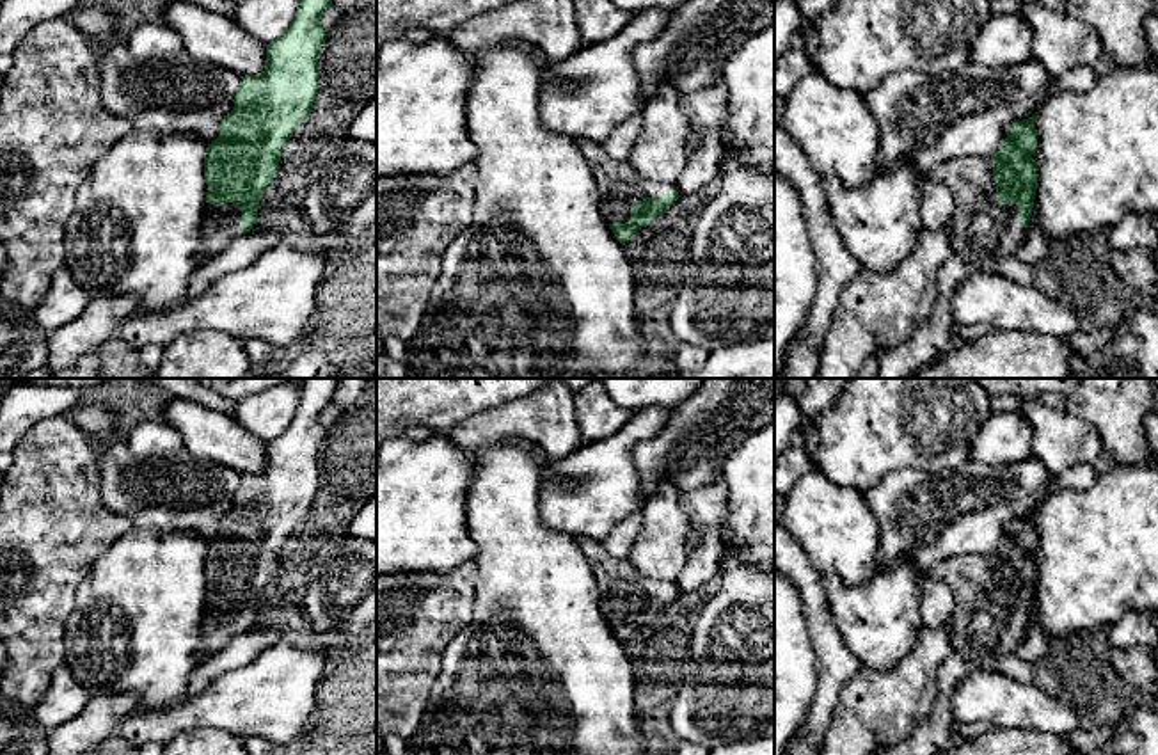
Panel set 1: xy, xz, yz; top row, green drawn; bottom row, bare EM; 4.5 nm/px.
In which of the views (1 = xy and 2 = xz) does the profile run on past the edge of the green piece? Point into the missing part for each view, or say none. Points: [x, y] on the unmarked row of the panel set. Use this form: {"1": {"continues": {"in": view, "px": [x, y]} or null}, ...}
{"1": {"continues": {"in": "xy", "px": [222, 619]}}, "2": {"continues": {"in": "xz", "px": [618, 581]}}}

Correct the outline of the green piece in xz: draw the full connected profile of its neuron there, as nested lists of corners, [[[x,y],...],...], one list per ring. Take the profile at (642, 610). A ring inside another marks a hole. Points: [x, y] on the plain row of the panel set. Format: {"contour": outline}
{"contour": [[[586,538],[579,547],[591,565],[602,613],[620,641],[677,599],[671,583],[646,577],[629,560],[611,556],[600,542]]]}

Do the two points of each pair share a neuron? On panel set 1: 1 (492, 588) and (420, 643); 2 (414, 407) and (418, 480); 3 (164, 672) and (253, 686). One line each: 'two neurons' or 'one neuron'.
1: two neurons
2: two neurons
3: two neurons

